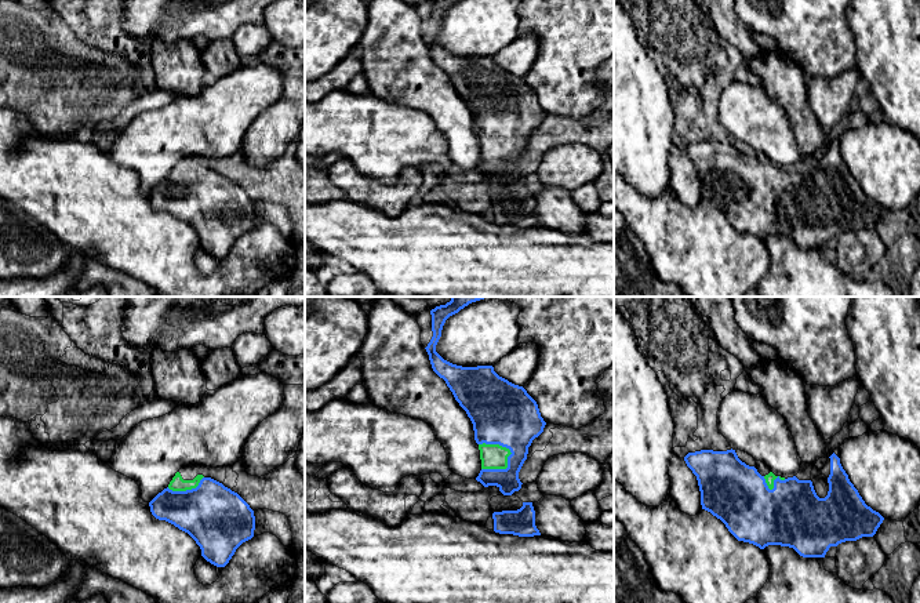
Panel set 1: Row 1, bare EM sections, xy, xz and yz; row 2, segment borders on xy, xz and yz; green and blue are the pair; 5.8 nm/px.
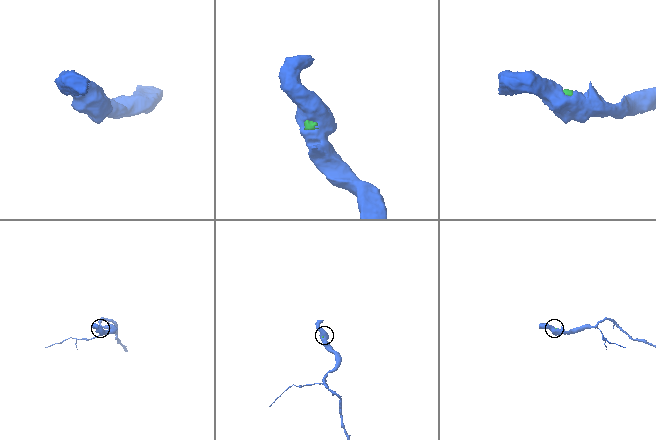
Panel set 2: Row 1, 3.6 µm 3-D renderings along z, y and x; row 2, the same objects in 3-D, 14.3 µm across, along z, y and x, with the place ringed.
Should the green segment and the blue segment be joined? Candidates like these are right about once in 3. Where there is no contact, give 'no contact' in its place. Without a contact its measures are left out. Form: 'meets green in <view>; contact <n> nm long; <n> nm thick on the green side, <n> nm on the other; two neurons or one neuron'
meets green in xz; contact 220 nm long; 140 nm thick on the green side, 360 nm on the other; one neuron

